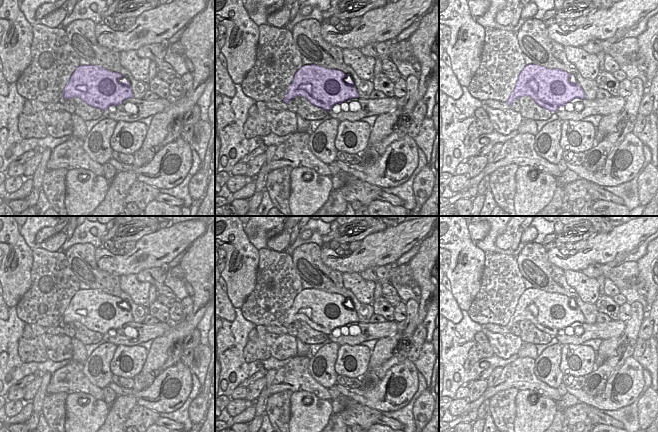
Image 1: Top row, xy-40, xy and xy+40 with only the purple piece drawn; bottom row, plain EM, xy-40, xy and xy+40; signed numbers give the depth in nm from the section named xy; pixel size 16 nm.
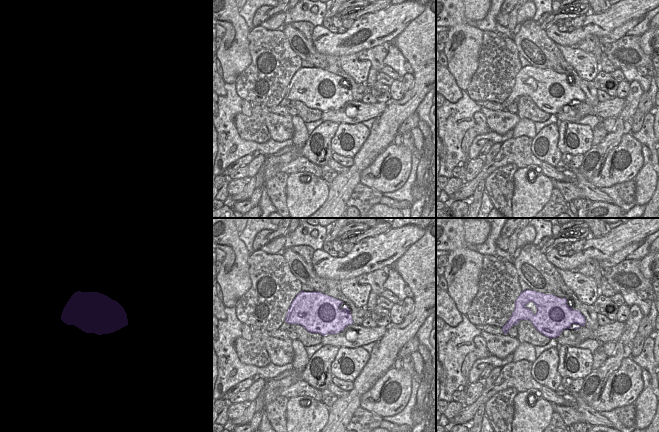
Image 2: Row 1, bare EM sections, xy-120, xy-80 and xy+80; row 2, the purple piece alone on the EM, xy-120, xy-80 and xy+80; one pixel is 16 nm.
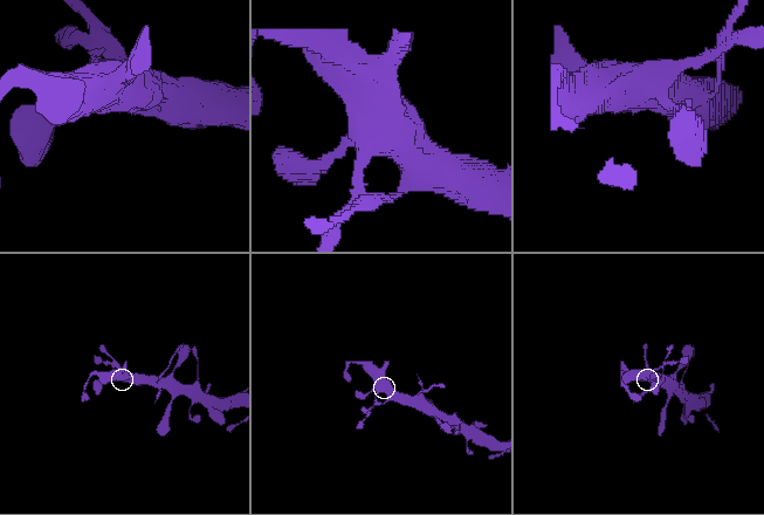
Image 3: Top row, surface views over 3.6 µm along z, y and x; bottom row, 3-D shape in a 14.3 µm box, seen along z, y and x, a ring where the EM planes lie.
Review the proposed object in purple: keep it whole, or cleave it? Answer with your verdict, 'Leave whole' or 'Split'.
Leave whole.

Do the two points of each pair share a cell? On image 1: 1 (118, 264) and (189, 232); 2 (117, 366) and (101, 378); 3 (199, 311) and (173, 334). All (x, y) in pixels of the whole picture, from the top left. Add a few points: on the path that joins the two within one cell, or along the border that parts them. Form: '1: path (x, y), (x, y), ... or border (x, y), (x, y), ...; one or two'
1: path (136, 255), (159, 248), (171, 241); one
2: border (117, 347), (110, 363), (112, 374); two
3: path (193, 317), (179, 330); one

